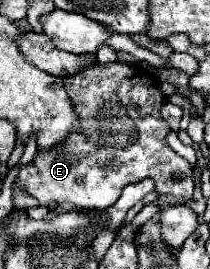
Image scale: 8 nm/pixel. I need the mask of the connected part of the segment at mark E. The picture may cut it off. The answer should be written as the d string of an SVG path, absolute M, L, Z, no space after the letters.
M98 62L86 68L84 72L64 78L64 86L80 118L78 130L70 132L70 136L62 142L62 146L56 146L54 150L48 152L38 150L30 164L22 164L18 168L16 176L18 186L26 190L30 196L34 196L38 200L38 206L52 210L64 204L72 204L82 210L92 210L92 208L106 210L120 198L124 186L140 182L144 178L152 178L156 184L156 192L160 194L182 196L188 200L192 198L194 192L192 166L188 164L186 158L178 156L166 144L166 134L170 132L170 128L160 116L160 108L164 106L166 98L160 94L150 72L142 70L140 66L130 66L122 62L108 62L108 64Z

